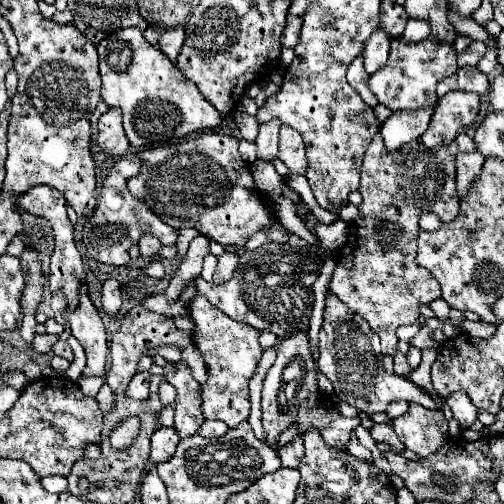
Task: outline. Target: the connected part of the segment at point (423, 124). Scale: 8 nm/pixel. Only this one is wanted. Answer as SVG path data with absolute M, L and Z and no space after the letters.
M432 108L420 112L394 112L382 124L382 138L388 152L396 152L410 142L416 142L428 128L428 120L432 116Z

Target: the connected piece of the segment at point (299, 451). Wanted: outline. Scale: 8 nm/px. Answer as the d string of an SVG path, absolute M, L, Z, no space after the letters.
M294 438L288 444L284 444L278 450L278 454L280 454L282 466L286 466L286 468L298 468L300 460L304 458L304 444L302 444L300 438Z

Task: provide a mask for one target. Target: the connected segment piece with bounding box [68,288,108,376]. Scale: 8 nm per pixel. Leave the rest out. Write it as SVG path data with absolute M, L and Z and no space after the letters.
M86 288L80 290L80 308L76 312L68 312L68 326L82 344L88 358L82 376L104 376L108 358L104 324L94 304L90 302Z

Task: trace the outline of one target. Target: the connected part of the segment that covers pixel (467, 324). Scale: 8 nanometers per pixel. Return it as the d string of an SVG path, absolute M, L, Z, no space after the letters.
M464 320L462 323L462 331L468 336L477 338L490 338L494 334L496 326L490 323L479 321Z

